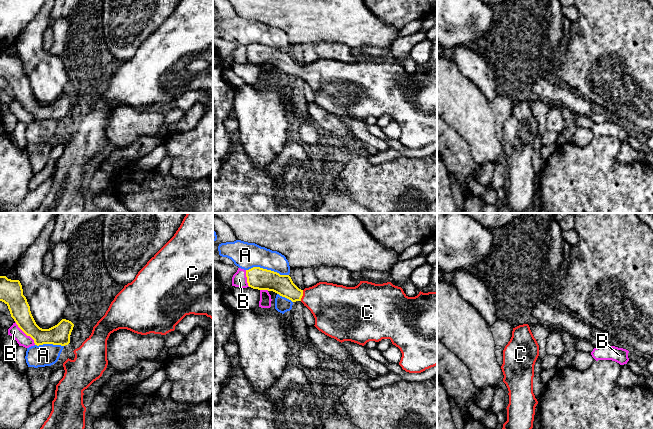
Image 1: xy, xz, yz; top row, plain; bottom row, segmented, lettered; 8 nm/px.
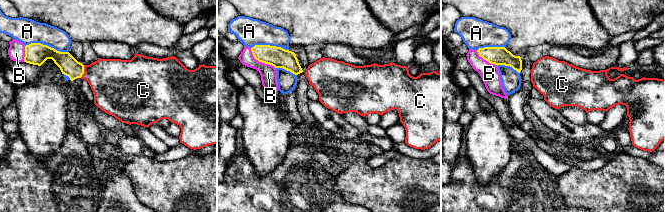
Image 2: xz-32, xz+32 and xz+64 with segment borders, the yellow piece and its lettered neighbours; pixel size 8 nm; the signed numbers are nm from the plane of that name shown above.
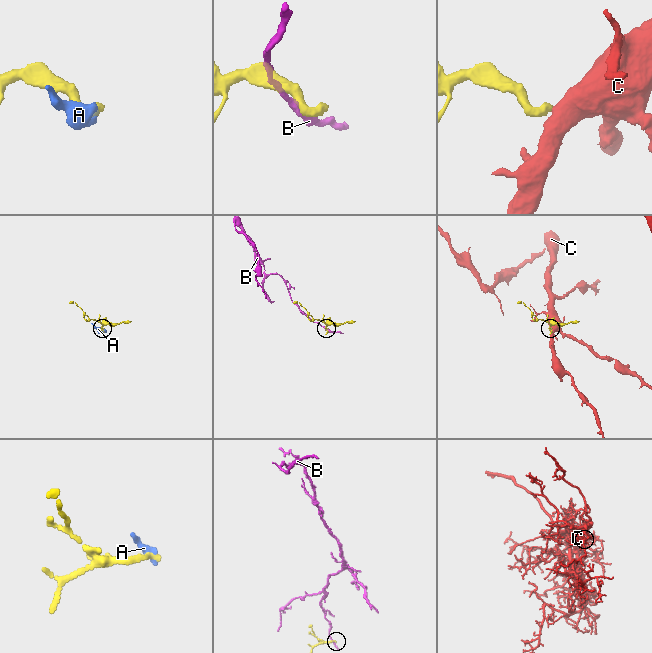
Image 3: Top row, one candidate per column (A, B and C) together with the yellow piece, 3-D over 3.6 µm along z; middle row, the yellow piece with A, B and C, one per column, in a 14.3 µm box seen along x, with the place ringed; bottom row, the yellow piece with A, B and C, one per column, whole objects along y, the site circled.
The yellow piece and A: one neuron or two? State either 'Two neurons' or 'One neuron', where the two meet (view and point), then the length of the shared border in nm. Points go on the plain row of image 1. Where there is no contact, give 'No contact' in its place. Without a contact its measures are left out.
Two neurons. Touches yellow at xz (266, 45). Shared border 340 nm

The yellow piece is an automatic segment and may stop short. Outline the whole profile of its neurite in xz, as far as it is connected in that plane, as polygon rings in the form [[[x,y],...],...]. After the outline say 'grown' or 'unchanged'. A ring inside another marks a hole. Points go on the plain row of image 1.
[[[253,43],[246,46],[248,62],[268,66],[292,78],[301,77],[315,94],[315,103],[339,118],[351,117],[364,122],[369,117],[390,115],[402,129],[399,141],[409,149],[421,149],[437,141],[437,68],[408,73],[401,63],[391,58],[375,60],[360,57],[355,63],[327,58],[299,65],[289,51]]]; grown

